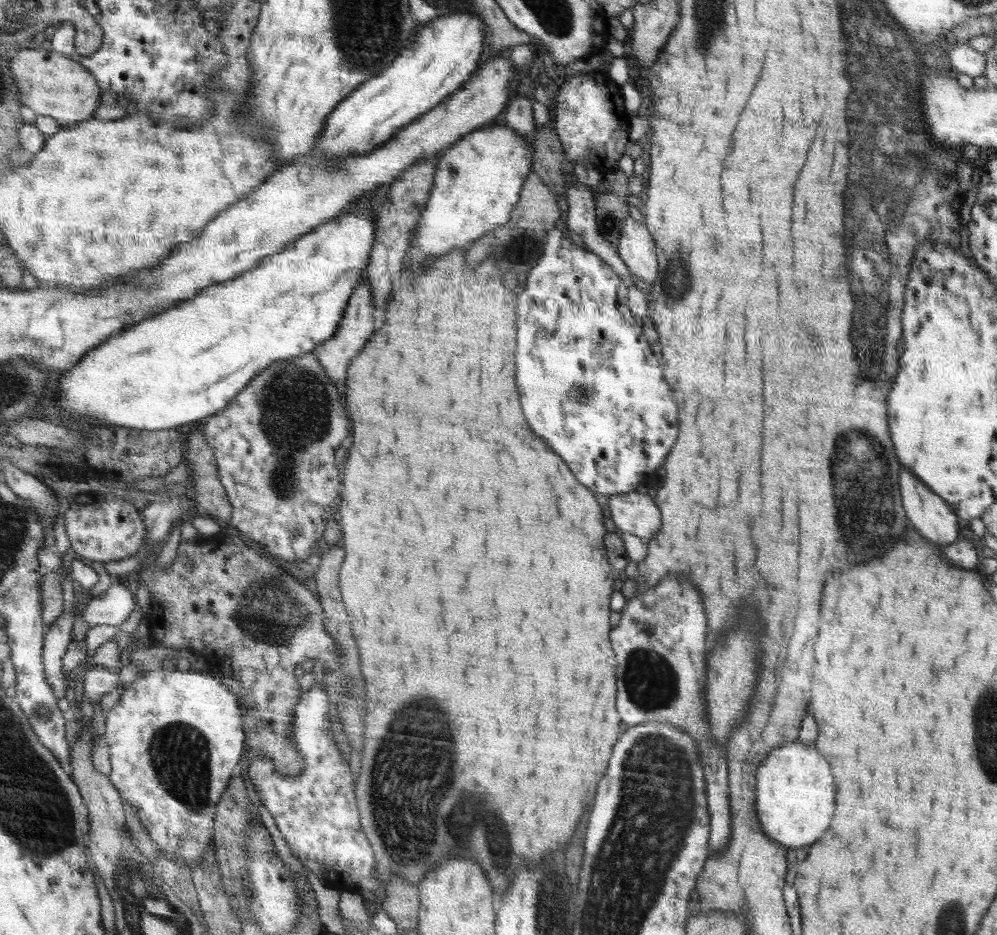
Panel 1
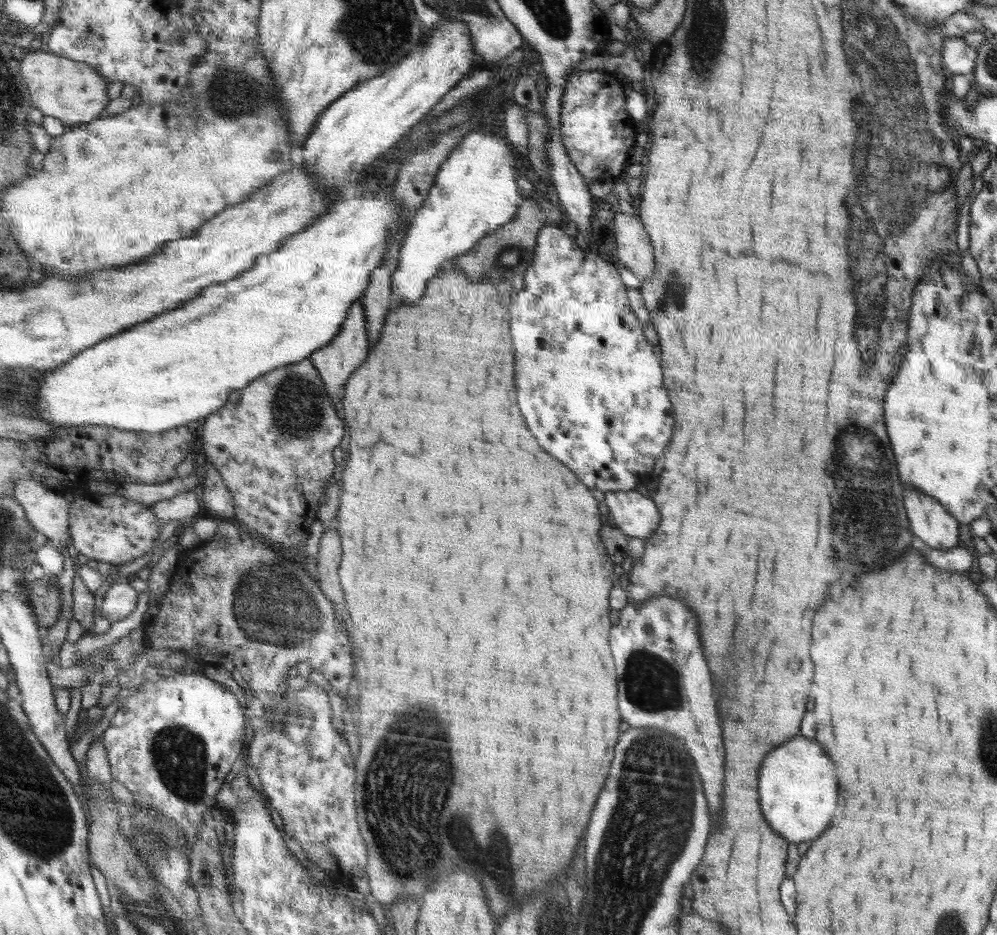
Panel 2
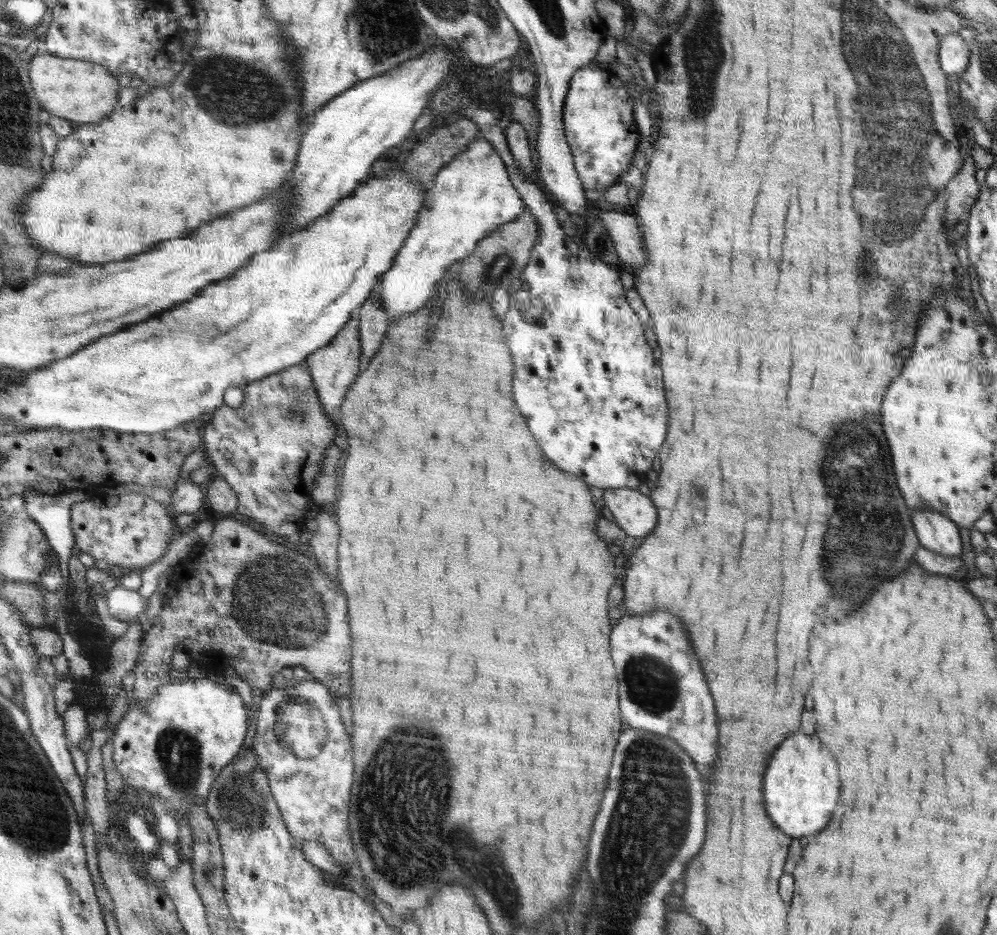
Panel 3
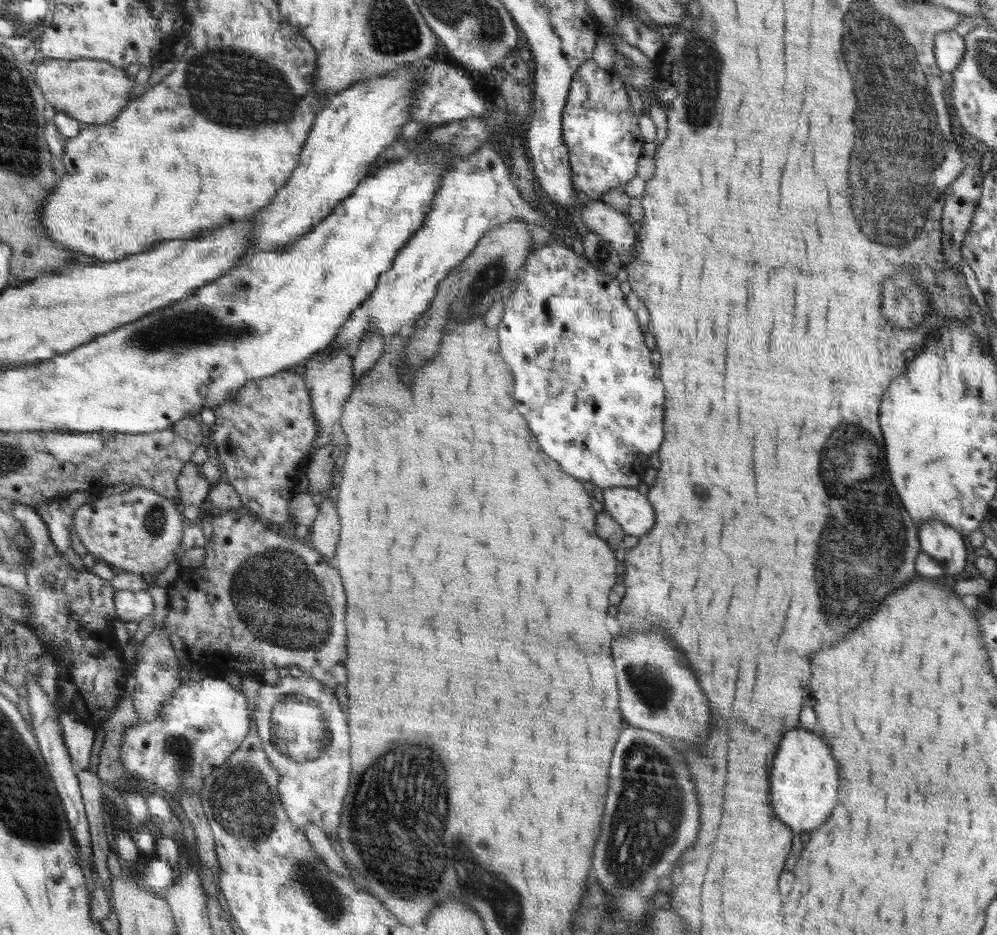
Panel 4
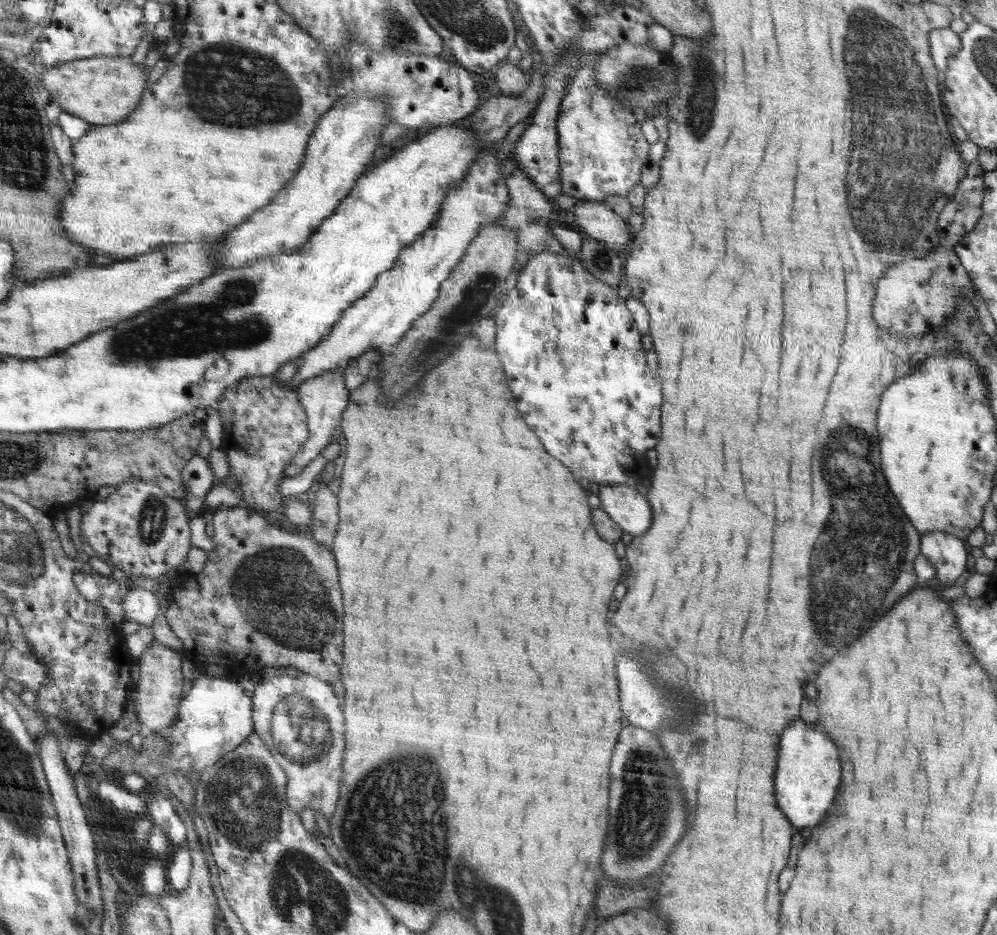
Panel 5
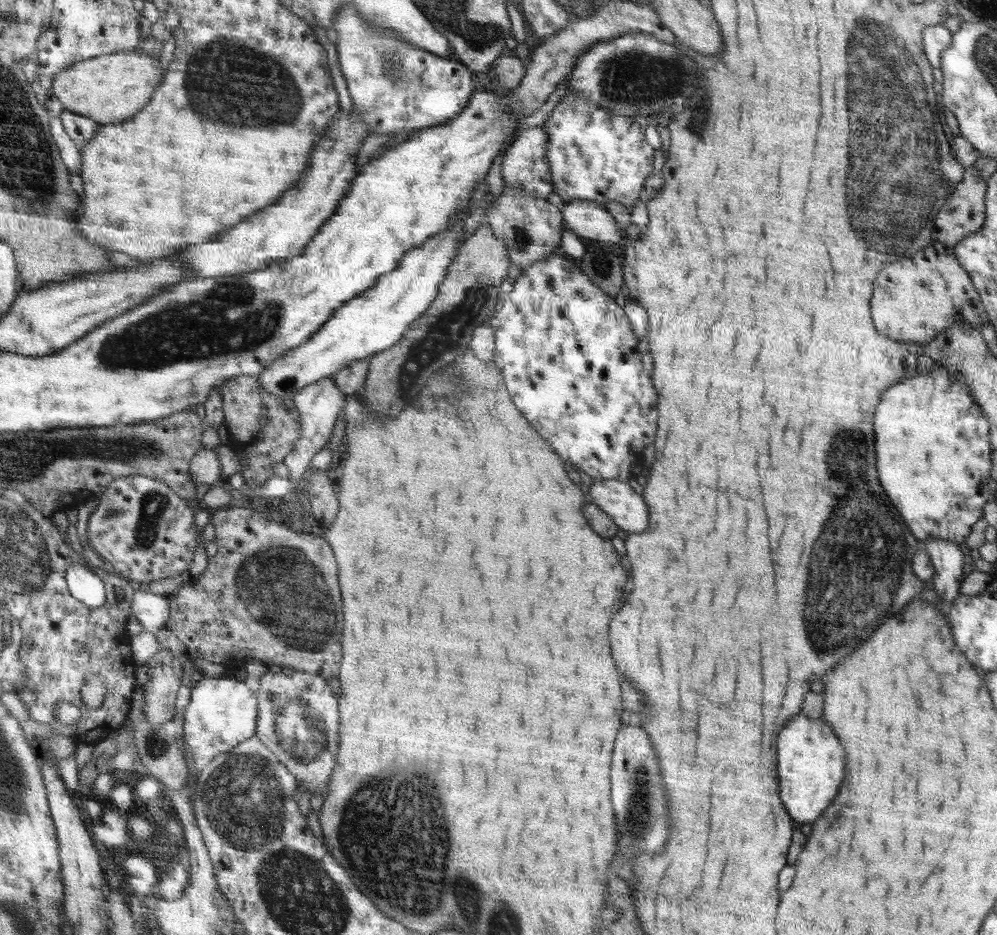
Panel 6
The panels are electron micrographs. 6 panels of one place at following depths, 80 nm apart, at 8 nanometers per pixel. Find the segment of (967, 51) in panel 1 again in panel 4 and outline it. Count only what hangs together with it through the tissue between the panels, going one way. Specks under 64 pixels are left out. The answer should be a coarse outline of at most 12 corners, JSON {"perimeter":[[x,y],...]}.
{"perimeter":[[954,30],[935,37],[942,72],[954,72],[965,53],[964,37]]}

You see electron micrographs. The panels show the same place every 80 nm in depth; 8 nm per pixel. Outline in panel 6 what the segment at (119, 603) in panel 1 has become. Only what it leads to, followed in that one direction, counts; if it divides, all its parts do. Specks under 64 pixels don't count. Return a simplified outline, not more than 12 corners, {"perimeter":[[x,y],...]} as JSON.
{"perimeter":[[139,586],[134,617],[150,632],[167,628],[169,599]]}

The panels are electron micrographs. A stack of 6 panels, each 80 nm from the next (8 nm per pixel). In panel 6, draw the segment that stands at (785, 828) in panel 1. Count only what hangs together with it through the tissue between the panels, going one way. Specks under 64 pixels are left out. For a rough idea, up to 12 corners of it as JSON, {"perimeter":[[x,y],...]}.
{"perimeter":[[824,720],[778,738],[782,802],[810,824],[838,794],[844,750]]}

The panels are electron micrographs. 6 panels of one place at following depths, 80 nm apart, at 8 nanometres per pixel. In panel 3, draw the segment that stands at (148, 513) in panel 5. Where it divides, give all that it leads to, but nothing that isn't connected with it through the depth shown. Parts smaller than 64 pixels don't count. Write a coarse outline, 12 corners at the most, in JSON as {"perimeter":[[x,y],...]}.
{"perimeter":[[149,494],[73,508],[77,545],[141,571],[174,524]]}

